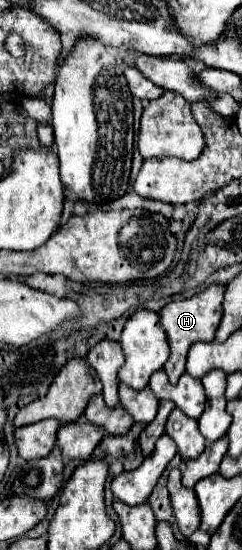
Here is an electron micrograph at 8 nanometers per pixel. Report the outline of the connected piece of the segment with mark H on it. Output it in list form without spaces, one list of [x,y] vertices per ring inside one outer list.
[[[211,285],[209,289],[205,289],[203,293],[185,299],[185,301],[173,301],[167,303],[161,309],[161,327],[167,333],[169,339],[169,361],[165,363],[165,373],[169,377],[169,381],[175,385],[179,381],[179,377],[185,373],[185,359],[187,359],[187,351],[193,343],[197,341],[213,341],[213,333],[221,321],[221,301],[223,301],[223,285]]]

